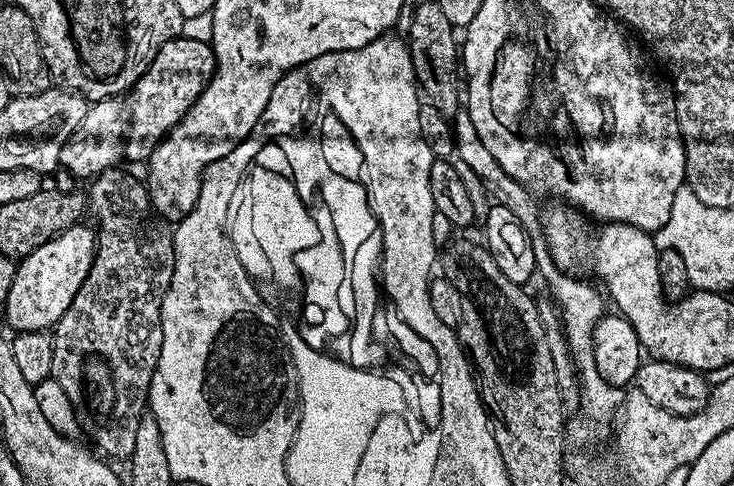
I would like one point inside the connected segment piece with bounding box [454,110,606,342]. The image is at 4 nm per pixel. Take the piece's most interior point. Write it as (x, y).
(580, 308)

